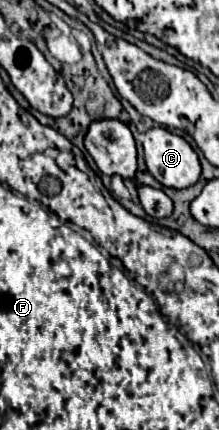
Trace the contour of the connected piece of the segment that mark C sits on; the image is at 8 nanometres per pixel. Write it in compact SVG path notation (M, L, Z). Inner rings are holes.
M150 128L144 134L144 156L148 172L164 186L188 188L200 178L200 160L192 146L168 132L166 128Z

